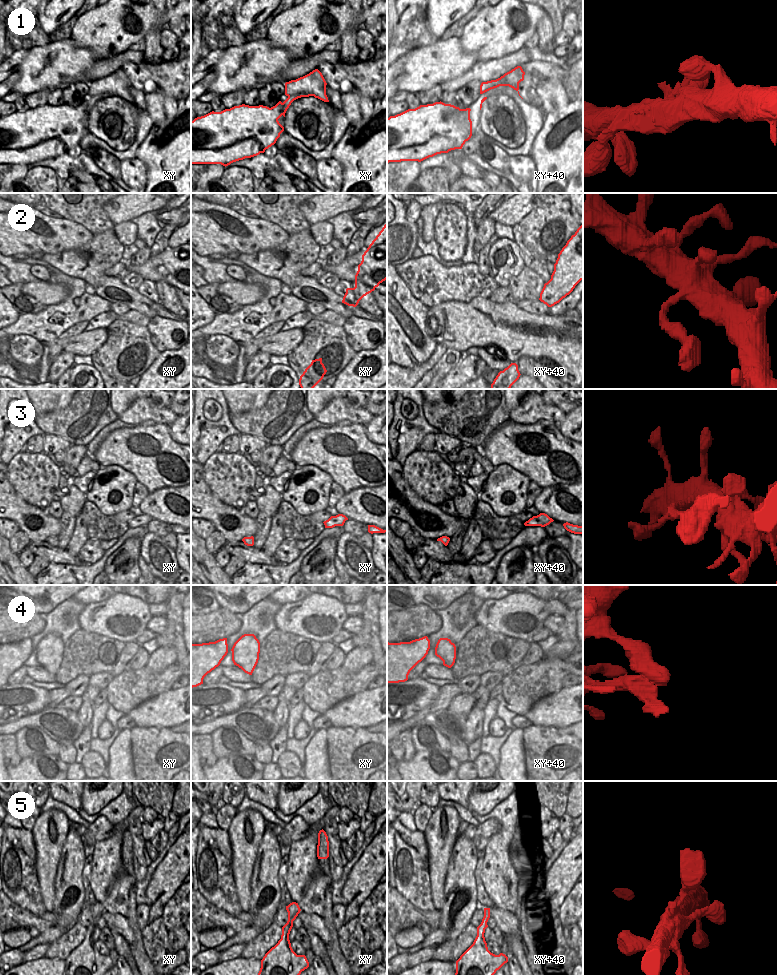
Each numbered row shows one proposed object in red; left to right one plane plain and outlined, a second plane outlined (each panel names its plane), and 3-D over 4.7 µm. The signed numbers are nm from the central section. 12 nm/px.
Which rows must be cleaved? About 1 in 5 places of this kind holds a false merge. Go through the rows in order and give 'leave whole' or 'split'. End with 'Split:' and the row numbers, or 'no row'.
1: leave whole
2: leave whole
3: leave whole
4: leave whole
5: leave whole
Split: no row

